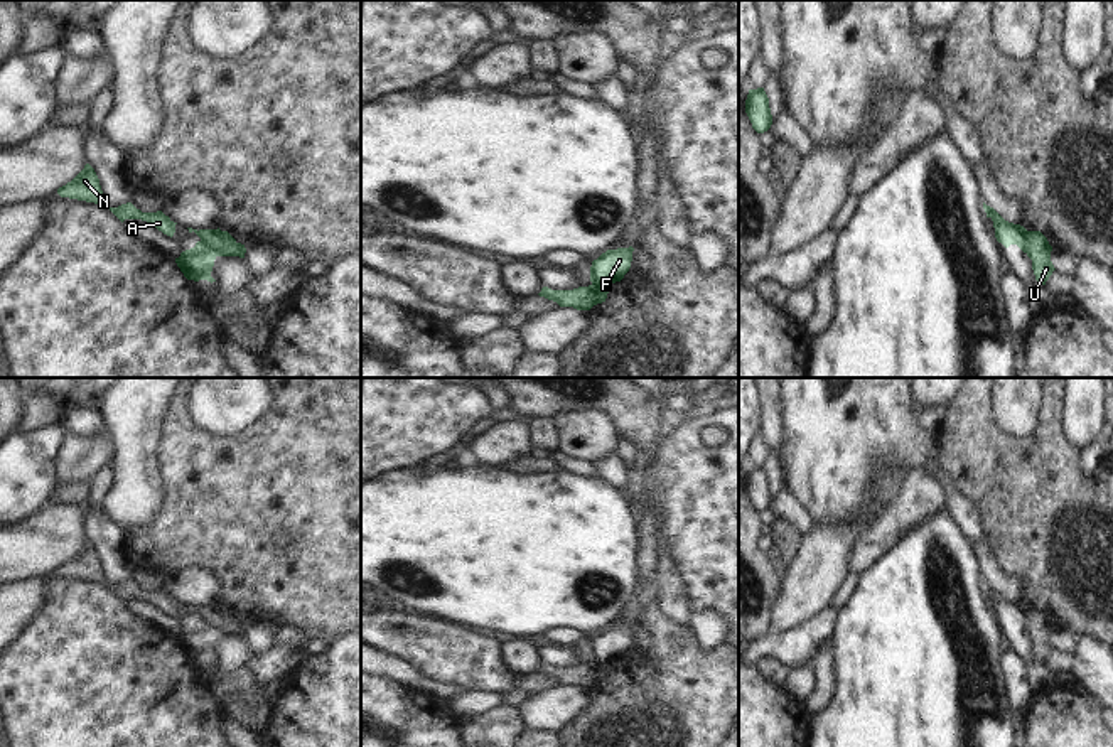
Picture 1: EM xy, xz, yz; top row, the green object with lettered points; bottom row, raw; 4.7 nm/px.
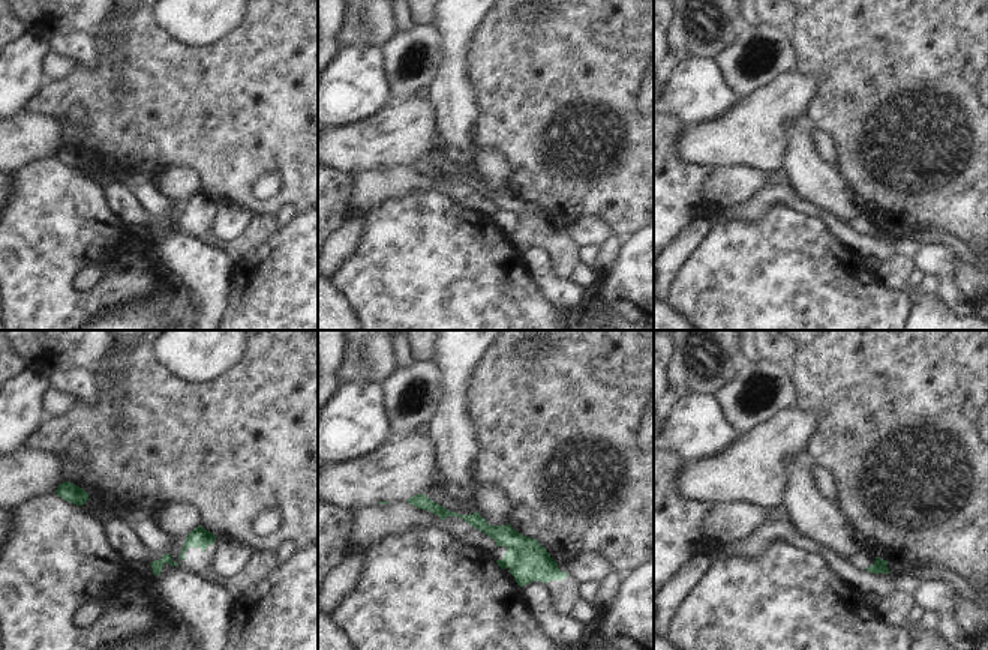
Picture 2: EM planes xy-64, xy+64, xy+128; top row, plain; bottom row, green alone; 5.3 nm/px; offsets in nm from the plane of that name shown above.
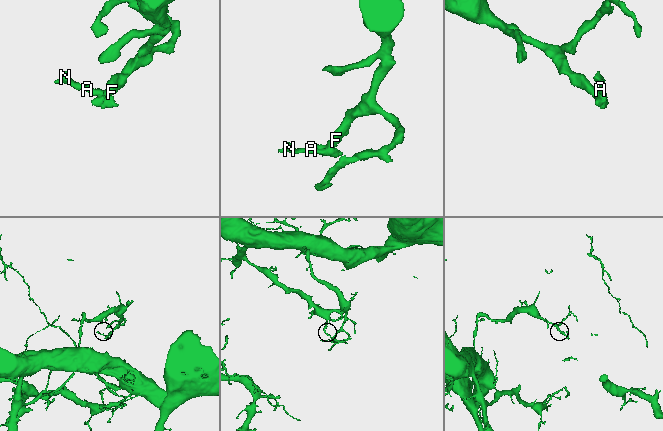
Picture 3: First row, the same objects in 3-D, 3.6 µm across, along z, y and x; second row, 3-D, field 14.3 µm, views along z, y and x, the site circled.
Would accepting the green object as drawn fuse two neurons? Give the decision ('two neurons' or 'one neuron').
one neuron

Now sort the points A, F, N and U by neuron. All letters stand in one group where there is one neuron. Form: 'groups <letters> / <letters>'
groups A F N U

